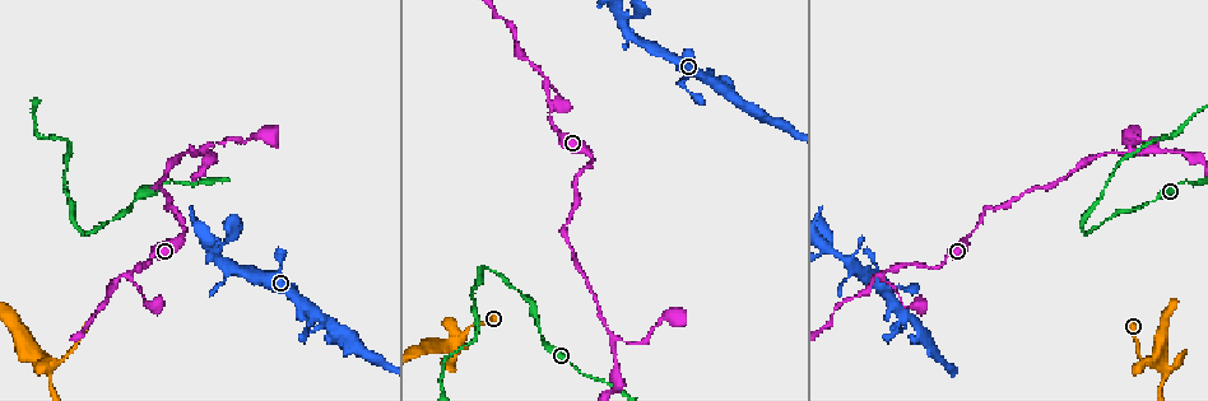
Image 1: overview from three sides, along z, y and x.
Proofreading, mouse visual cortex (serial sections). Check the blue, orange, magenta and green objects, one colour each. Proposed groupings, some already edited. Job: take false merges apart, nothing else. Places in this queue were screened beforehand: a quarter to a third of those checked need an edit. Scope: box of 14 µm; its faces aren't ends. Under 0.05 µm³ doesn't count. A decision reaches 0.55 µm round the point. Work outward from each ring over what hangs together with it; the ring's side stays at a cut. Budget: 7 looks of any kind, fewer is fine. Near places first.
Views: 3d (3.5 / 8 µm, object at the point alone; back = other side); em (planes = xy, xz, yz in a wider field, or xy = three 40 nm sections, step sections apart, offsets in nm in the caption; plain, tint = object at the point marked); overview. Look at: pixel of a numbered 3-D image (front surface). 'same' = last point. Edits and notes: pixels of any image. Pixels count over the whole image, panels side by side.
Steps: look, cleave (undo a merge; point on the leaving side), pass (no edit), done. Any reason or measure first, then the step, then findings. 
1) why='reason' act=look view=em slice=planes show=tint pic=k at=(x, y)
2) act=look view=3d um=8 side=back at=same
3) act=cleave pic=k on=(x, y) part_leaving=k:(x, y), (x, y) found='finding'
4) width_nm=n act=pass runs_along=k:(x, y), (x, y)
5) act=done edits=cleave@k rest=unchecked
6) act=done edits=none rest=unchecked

why='four or more arms meet' act=look view=3d um=3.5 pic=1 at=(458, 343)

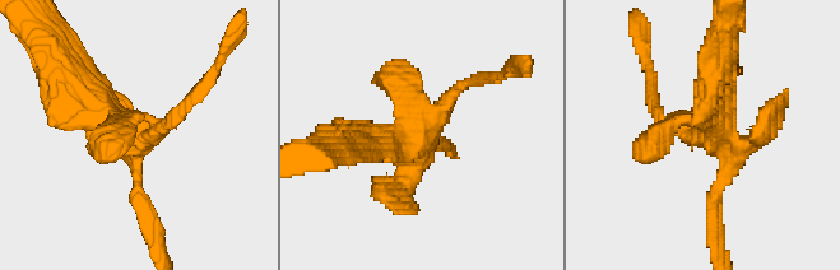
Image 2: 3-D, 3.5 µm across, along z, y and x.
why='now the EM' act=look view=em slice=xy step=2 show=tint pic=2 at=(714, 135)

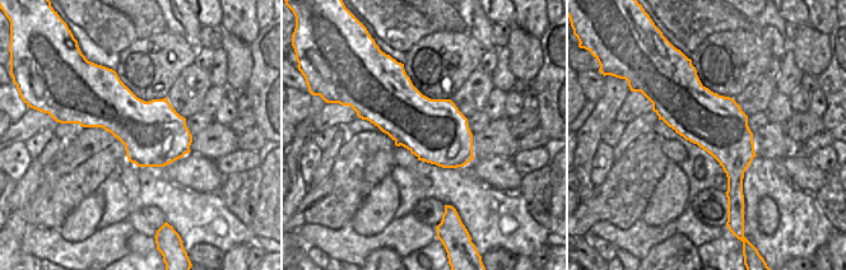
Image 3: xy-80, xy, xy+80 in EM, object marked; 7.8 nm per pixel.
width_nm=500 act=pass runs_along=2:(472, 82), (409, 144), (351, 138) found='all the same cell'

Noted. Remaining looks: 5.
why='a narrow waist' act=look view=3d um=8 pic=1 at=(203, 147)

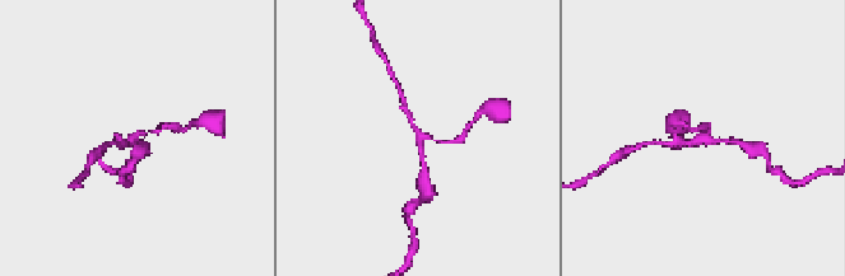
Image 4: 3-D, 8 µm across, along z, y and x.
arms=3 arm_widths_nm=100,200,200 why='shape alone is not enough' act=look view=em slice=xy step=1 show=tint pic=4 at=(702, 138)

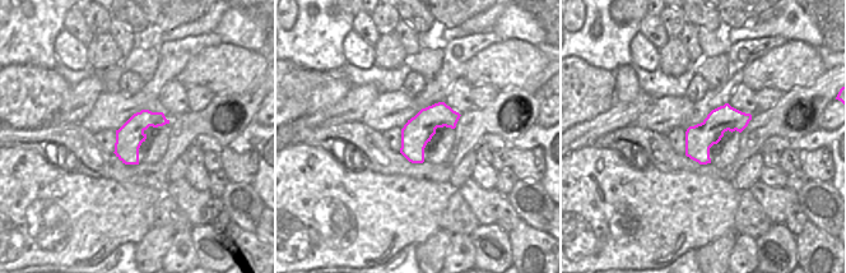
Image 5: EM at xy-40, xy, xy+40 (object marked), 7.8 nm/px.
act=pass runs_along=4:(403, 103), (418, 132), (436, 141), (453, 143) found='continuous, no second cell'

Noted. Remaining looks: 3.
act=look view=3d um=3.5 pic=1 at=(665, 315)

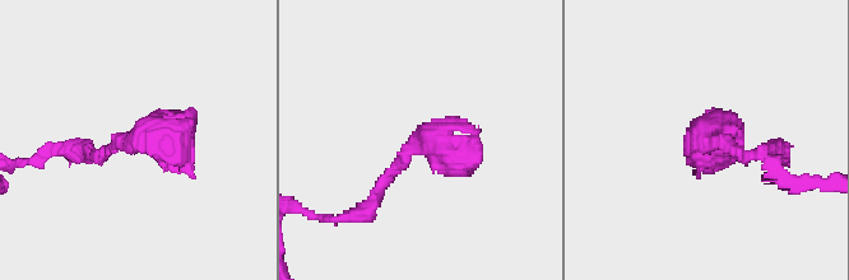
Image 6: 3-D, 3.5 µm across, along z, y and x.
act=look view=em slice=xy step=1 show=tint pic=6 at=(714, 135)

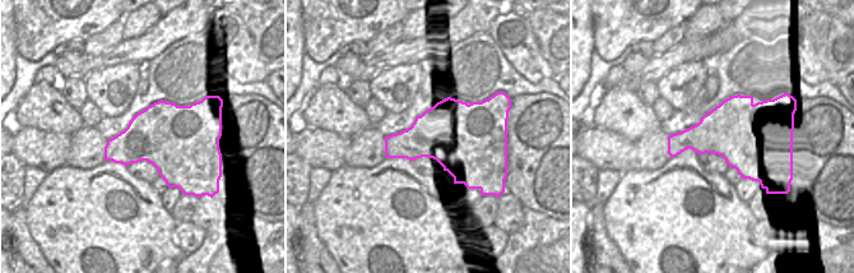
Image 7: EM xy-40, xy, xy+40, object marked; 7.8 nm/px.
width_nm=550 act=pass runs_along=6:(367, 208), (413, 146), (460, 162), (477, 140) found='one cell here'

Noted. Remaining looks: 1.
act=done edits=none rest=unchecked

